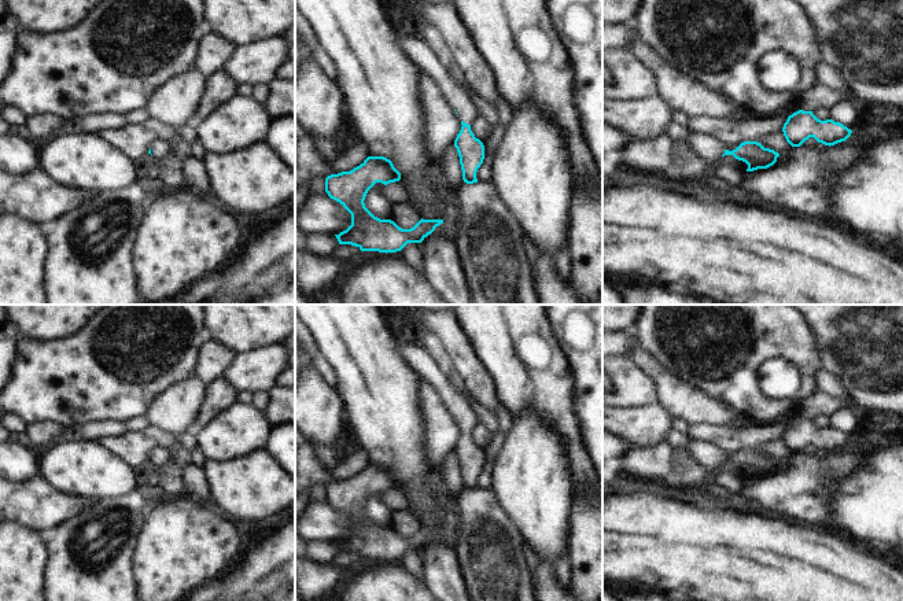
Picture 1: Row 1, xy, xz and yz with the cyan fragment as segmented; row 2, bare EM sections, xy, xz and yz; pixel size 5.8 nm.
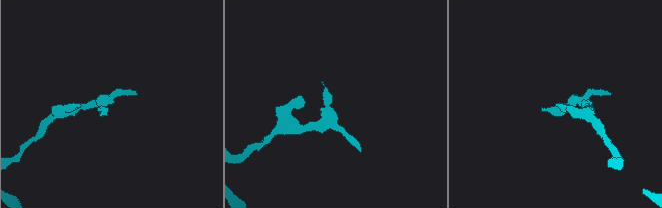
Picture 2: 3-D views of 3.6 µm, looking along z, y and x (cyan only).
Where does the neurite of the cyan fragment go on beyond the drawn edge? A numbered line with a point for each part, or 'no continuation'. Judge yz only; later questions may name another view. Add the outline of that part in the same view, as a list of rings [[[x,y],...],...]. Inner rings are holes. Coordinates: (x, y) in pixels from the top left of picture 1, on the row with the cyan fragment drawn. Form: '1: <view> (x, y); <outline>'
1: yz (707, 148); [[[686,130],[683,144],[701,161],[711,163],[725,154],[723,145],[711,136]]]

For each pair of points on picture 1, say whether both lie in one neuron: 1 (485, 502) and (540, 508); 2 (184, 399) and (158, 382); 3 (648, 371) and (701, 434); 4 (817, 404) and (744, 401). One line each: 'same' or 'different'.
1: different
2: different
3: different
4: different

